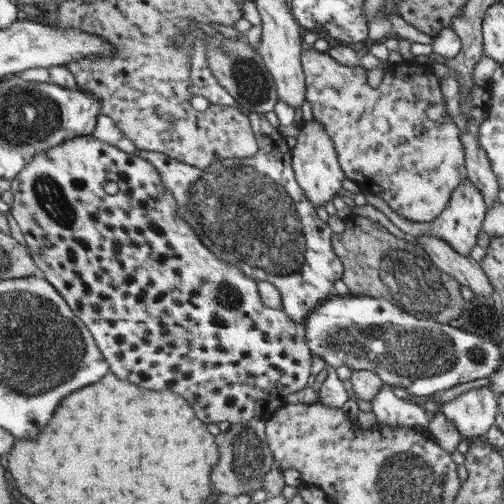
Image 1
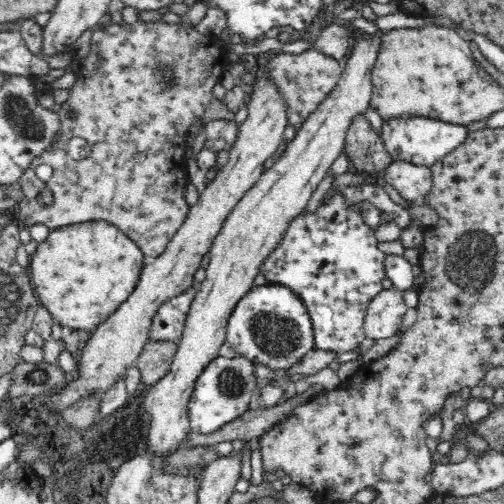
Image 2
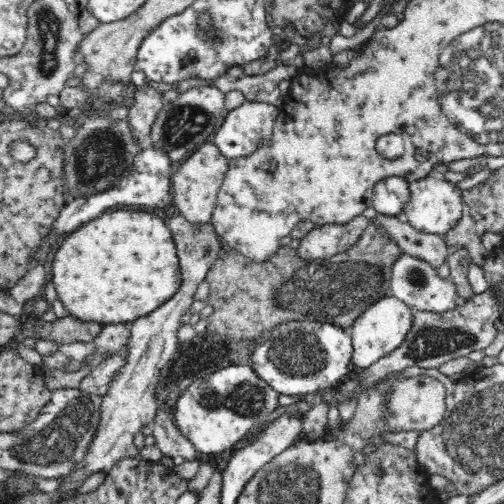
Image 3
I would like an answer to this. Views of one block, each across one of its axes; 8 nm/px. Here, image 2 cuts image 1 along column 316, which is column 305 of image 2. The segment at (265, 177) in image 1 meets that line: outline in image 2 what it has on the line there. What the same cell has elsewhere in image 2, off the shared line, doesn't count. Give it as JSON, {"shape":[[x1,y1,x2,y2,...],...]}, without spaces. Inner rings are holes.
{"shape":[[338,184,340,188,332,188,324,194,320,204,316,206,314,212,306,212,306,206,286,220,286,226,280,234,280,242,268,250,268,254,262,258,258,264,256,276,262,274,262,278,268,280,268,284,276,286,286,286,290,288,296,298,300,298,302,306,306,308,312,324,312,336,314,336,314,346,324,348,324,350,334,350,334,352,350,352,358,348,362,340,366,340,366,314,368,306,374,296,382,292,382,284,388,280,386,278,386,254,378,248,378,238,376,238,376,228,370,228,364,222,364,216,360,214,362,204,372,204,380,208,382,212,410,212,408,208,404,210,402,206,394,204,388,192,382,186,354,186,354,184]]}

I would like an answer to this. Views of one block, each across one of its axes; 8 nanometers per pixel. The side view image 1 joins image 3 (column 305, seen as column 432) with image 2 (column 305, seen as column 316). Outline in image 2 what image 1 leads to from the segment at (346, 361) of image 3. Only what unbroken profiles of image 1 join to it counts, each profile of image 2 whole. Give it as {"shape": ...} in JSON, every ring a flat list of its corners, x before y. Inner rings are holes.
{"shape":[[276,284,254,286,236,302,228,318,226,340,232,344,238,356,250,358,254,364,264,364,268,368,290,366,292,362,304,358,304,352,316,344,310,316,300,298,296,298,290,288]]}

